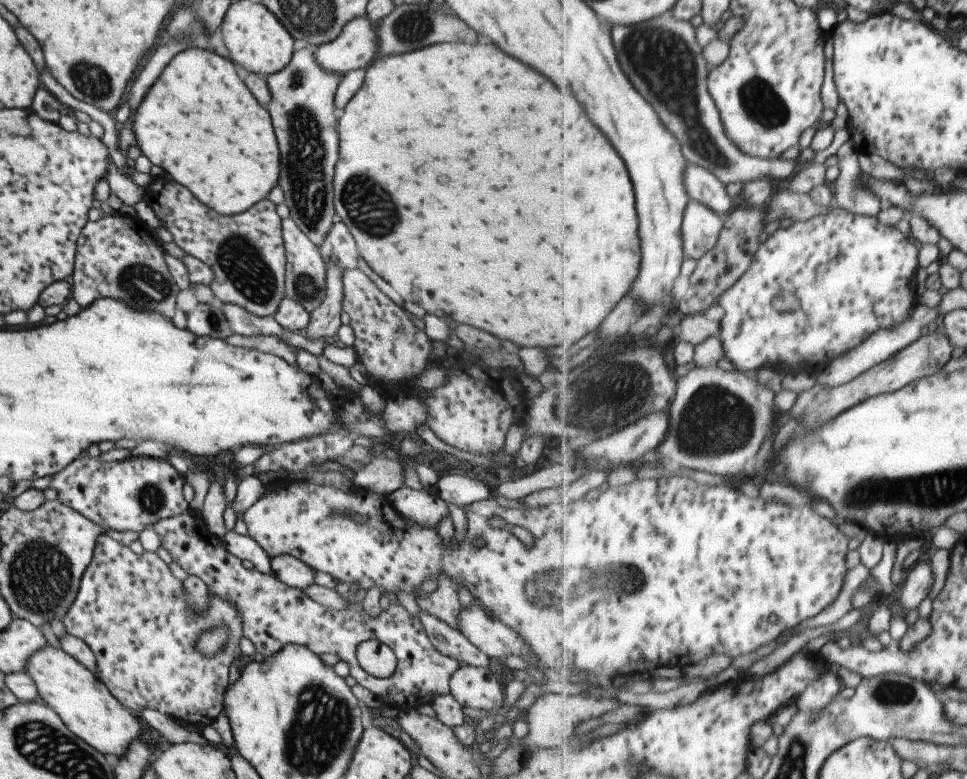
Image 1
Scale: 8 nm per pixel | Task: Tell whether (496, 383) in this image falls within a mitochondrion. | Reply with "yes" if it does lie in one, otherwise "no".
no

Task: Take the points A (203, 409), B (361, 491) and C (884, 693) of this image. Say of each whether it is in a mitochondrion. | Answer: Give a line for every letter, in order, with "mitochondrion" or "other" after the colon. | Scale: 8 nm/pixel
A: other
B: other
C: mitochondrion

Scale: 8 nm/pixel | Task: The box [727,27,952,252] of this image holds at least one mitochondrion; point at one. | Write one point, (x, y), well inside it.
(759, 100)

